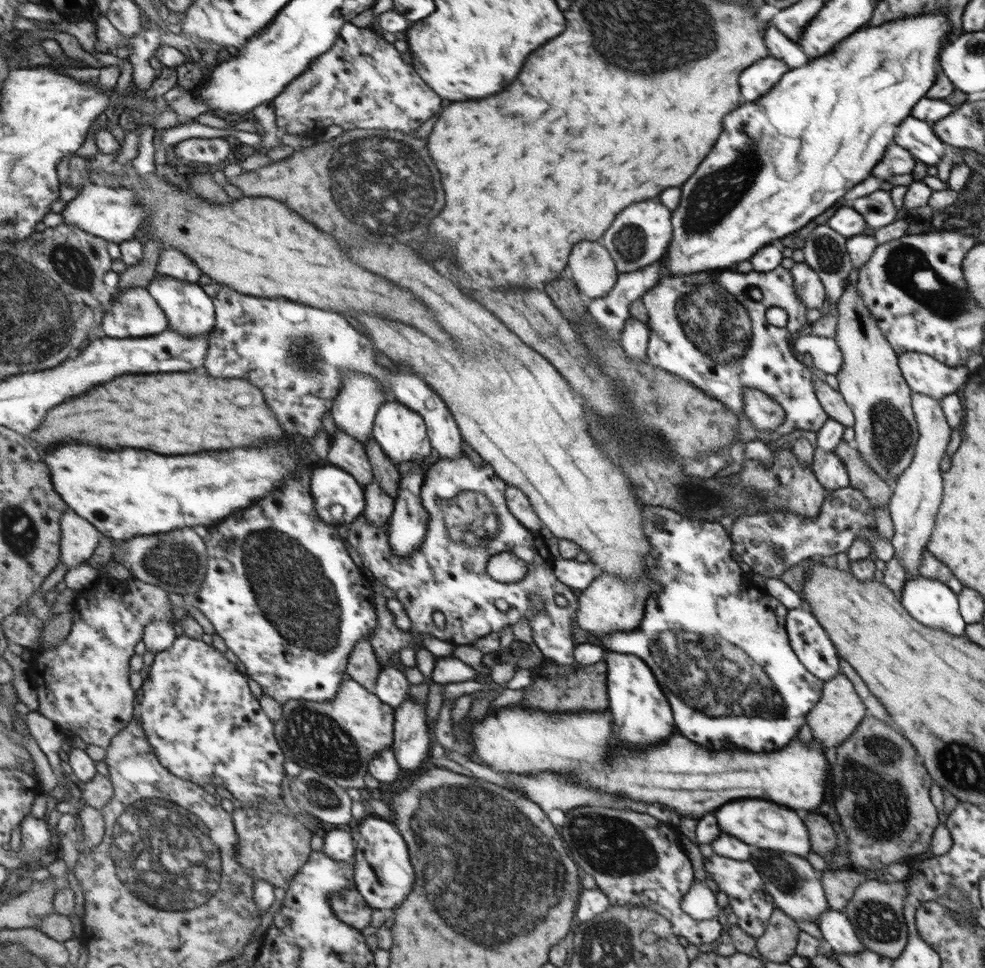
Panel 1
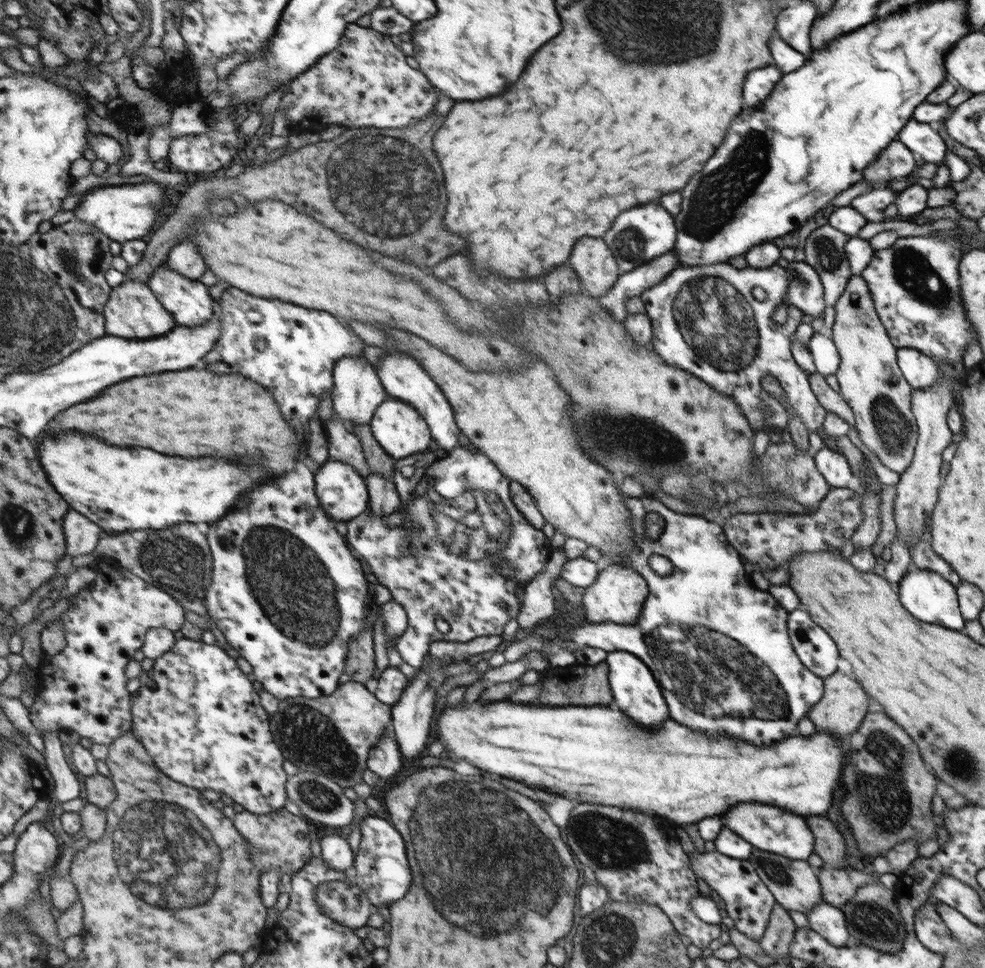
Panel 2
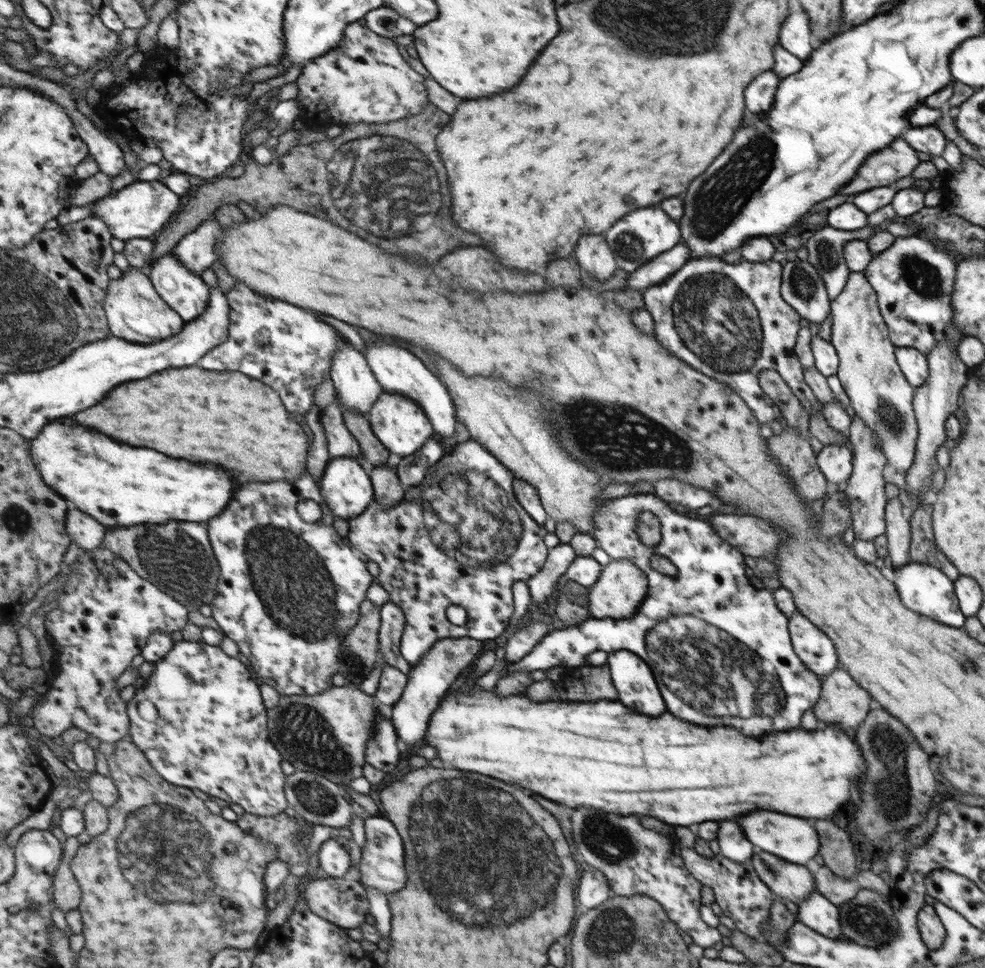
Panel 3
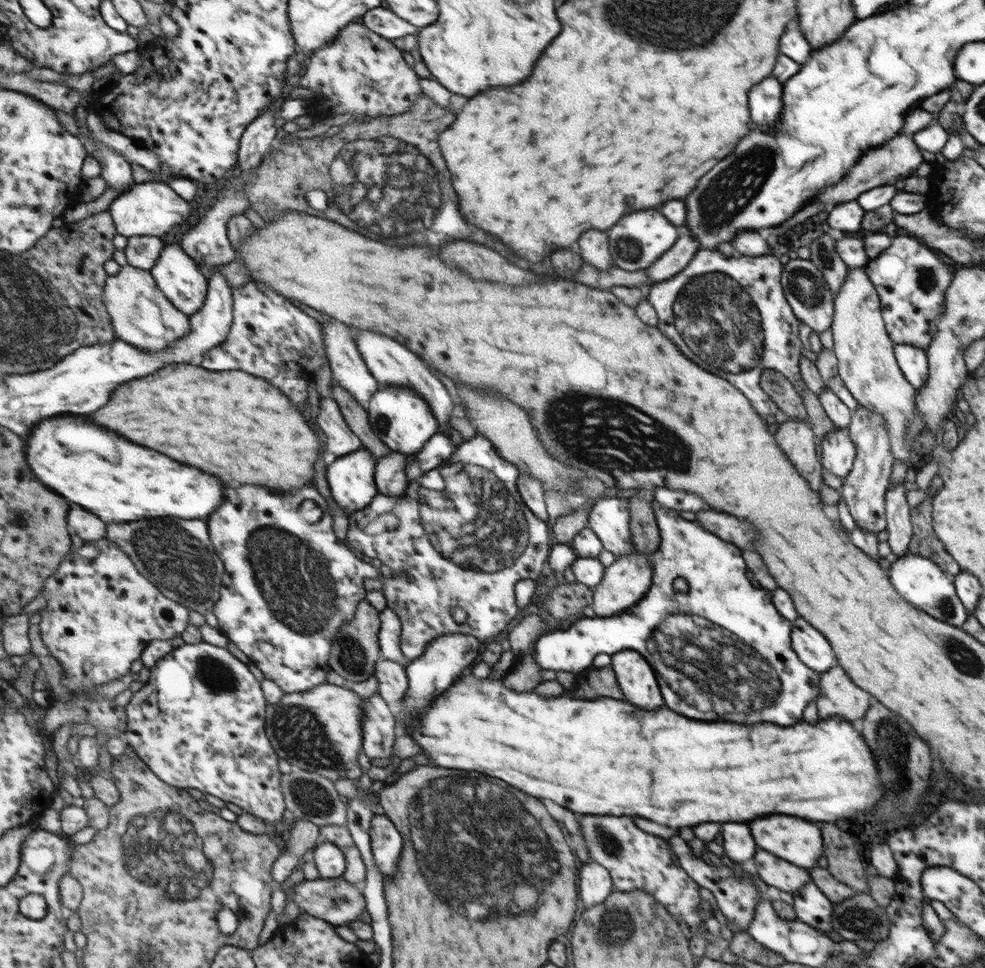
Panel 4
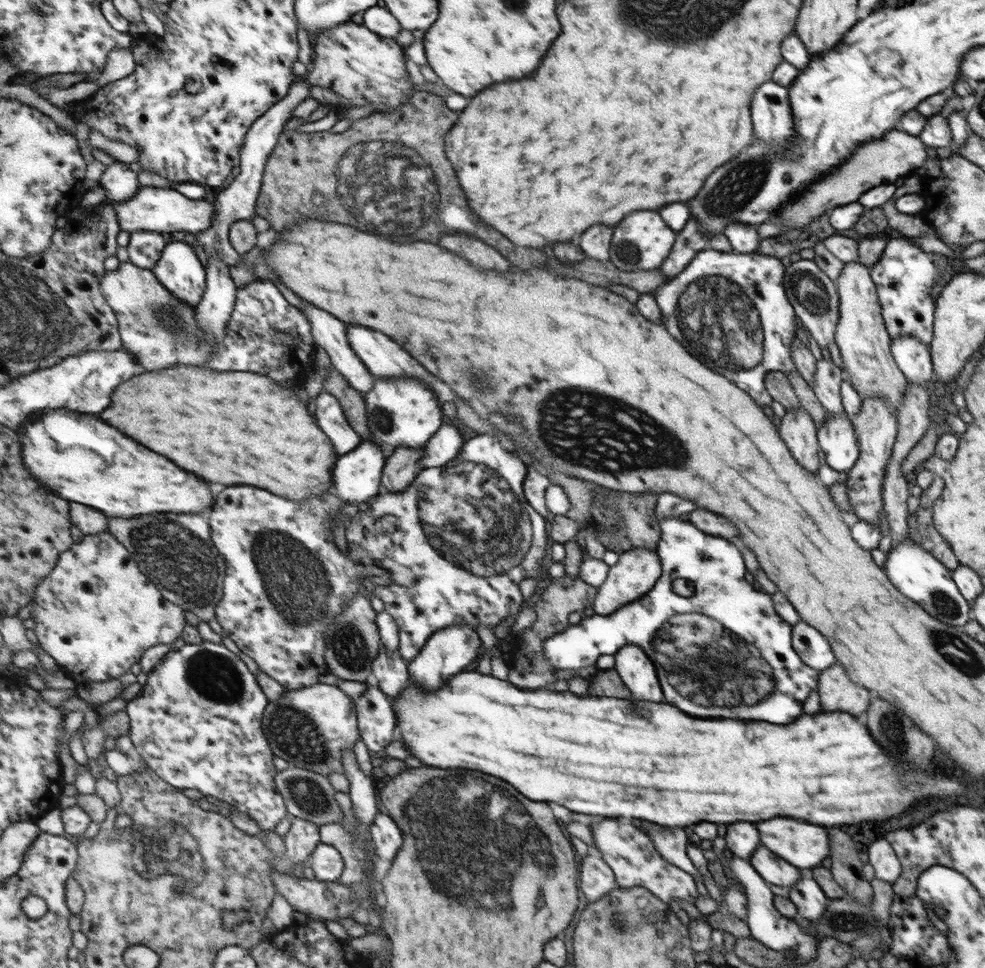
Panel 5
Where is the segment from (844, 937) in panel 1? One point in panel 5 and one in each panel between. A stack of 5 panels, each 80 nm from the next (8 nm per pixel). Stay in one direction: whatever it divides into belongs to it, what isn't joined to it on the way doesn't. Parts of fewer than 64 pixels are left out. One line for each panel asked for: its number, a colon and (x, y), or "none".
2: (829, 921)
3: (816, 911)
4: (812, 906)
5: (811, 900)

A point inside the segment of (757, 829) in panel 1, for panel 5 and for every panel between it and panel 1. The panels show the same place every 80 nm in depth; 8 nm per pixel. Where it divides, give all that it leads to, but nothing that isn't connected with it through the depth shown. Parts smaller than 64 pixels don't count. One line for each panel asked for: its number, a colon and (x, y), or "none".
2: (766, 827)
3: (794, 839)
4: (793, 839)
5: (804, 845)

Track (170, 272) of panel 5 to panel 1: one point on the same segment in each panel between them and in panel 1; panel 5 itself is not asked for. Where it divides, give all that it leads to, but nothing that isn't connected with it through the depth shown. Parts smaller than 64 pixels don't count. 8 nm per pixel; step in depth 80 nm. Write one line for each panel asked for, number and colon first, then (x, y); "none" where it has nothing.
1: (192, 311)
2: (190, 301)
3: (186, 291)
4: (178, 274)

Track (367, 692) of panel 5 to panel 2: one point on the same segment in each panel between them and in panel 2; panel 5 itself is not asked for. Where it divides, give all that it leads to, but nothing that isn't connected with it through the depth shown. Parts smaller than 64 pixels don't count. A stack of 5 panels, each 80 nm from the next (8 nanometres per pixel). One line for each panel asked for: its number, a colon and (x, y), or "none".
2: (385, 760)
3: (383, 750)
4: (379, 723)

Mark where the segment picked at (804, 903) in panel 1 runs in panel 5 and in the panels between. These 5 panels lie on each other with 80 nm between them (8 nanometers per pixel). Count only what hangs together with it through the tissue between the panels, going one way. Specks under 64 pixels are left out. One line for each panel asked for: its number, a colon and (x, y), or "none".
2: (794, 886)
3: (789, 881)
4: (774, 871)
5: (778, 871)

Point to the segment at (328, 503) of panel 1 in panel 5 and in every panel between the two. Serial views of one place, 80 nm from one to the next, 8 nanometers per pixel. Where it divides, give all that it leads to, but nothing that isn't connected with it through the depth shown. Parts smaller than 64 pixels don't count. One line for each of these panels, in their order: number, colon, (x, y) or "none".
2: (341, 486)
3: (347, 487)
4: (353, 478)
5: (358, 474)

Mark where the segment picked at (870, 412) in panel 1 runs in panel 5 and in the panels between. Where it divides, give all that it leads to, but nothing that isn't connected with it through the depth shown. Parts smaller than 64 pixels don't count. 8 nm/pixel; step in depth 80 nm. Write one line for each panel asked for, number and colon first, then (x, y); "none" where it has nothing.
2: (871, 382)
3: (869, 371)
4: (865, 352)
5: (863, 340)

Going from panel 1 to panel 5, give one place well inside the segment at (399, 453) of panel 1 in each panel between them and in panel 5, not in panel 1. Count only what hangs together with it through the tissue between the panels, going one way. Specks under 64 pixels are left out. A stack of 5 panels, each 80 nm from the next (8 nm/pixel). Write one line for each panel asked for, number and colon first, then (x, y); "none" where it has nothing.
2: (401, 429)
3: (402, 426)
4: (403, 419)
5: (402, 411)

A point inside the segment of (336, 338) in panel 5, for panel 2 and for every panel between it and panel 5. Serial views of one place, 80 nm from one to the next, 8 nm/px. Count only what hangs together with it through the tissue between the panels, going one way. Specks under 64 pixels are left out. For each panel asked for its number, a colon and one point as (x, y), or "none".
2: (358, 391)
3: (357, 386)
4: (349, 368)

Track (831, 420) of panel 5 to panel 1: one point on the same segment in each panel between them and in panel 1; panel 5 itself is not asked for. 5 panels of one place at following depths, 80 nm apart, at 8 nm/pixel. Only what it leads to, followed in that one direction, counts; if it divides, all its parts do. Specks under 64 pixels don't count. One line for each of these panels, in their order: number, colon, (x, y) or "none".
1: (832, 473)
2: (836, 469)
3: (836, 460)
4: (839, 452)

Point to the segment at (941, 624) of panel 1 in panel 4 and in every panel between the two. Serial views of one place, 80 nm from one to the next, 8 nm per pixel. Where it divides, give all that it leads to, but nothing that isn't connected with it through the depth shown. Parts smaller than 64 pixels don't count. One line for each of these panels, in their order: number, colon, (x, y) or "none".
2: (931, 598)
3: (925, 589)
4: (920, 581)

